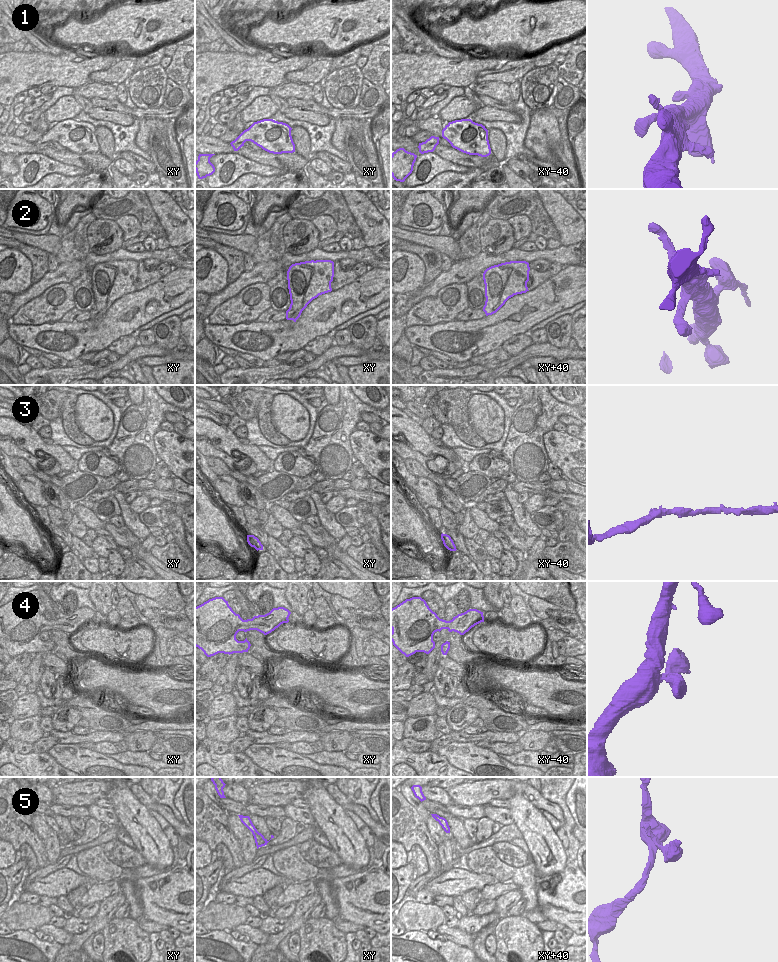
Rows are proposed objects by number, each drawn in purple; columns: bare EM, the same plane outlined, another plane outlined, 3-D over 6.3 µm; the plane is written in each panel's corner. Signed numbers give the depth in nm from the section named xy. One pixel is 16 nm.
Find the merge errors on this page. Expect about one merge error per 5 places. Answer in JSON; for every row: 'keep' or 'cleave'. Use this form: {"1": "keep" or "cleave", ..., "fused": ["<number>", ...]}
{"1": "keep", "2": "keep", "3": "keep", "4": "keep", "5": "keep", "fused": []}

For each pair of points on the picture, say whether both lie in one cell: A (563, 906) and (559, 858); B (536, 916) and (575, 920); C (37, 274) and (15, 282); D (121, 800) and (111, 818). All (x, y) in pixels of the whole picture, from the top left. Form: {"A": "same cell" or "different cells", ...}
{"A": "different cells", "B": "different cells", "C": "different cells", "D": "different cells"}

